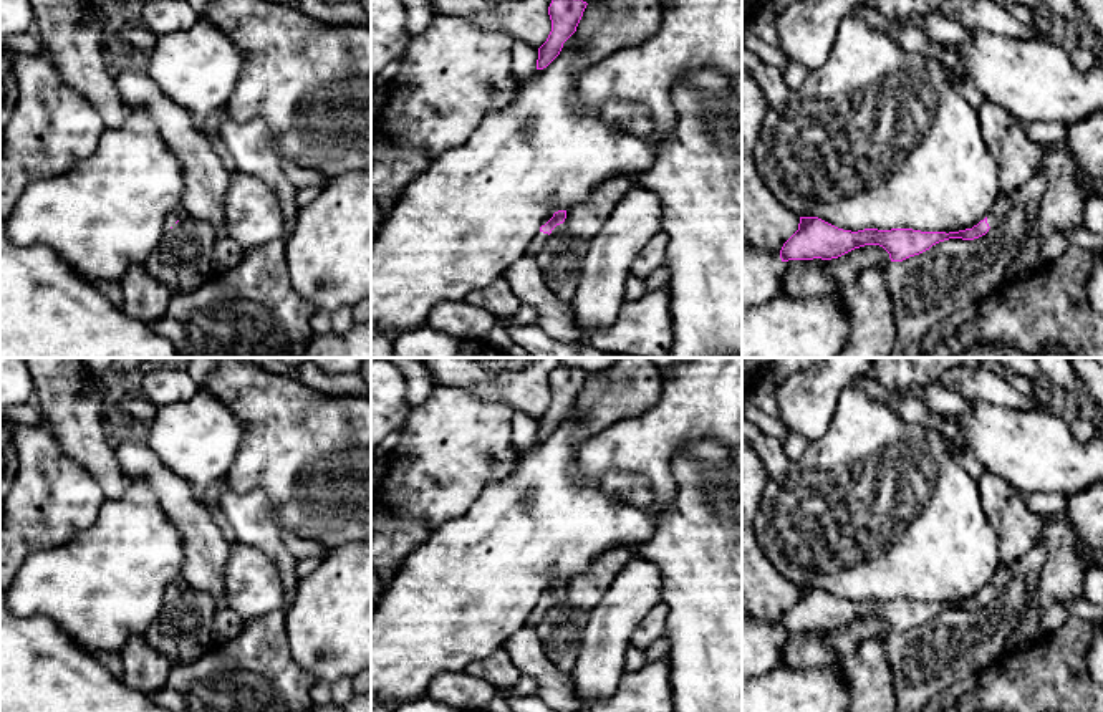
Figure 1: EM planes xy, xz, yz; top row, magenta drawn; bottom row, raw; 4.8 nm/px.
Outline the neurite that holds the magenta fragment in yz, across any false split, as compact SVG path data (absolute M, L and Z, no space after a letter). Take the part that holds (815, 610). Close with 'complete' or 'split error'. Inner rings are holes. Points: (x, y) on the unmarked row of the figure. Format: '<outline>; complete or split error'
M1000 565L987 588L972 599L949 604L913 599L865 599L851 603L838 599L818 588L800 588L798 601L783 614L780 629L782 633L831 631L865 616L879 616L889 624L891 633L903 633L949 609L974 611L985 606L990 598L999 596L1005 585L1012 581L1014 565Z; split error

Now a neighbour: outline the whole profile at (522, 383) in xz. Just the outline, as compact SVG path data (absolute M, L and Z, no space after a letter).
M421 358L436 387L452 386L477 399L503 402L540 419L550 402L548 378L560 358Z

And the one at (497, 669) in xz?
M503 647L489 657L469 664L465 672L474 677L482 677L499 692L510 690L522 677L522 672L512 662L510 654Z

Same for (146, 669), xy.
M144 634L129 637L119 652L124 666L121 681L128 687L151 695L166 686L172 664L146 642Z

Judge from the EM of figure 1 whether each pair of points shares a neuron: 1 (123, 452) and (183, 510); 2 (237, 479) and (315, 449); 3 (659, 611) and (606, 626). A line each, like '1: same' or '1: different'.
1: same
2: same
3: different

